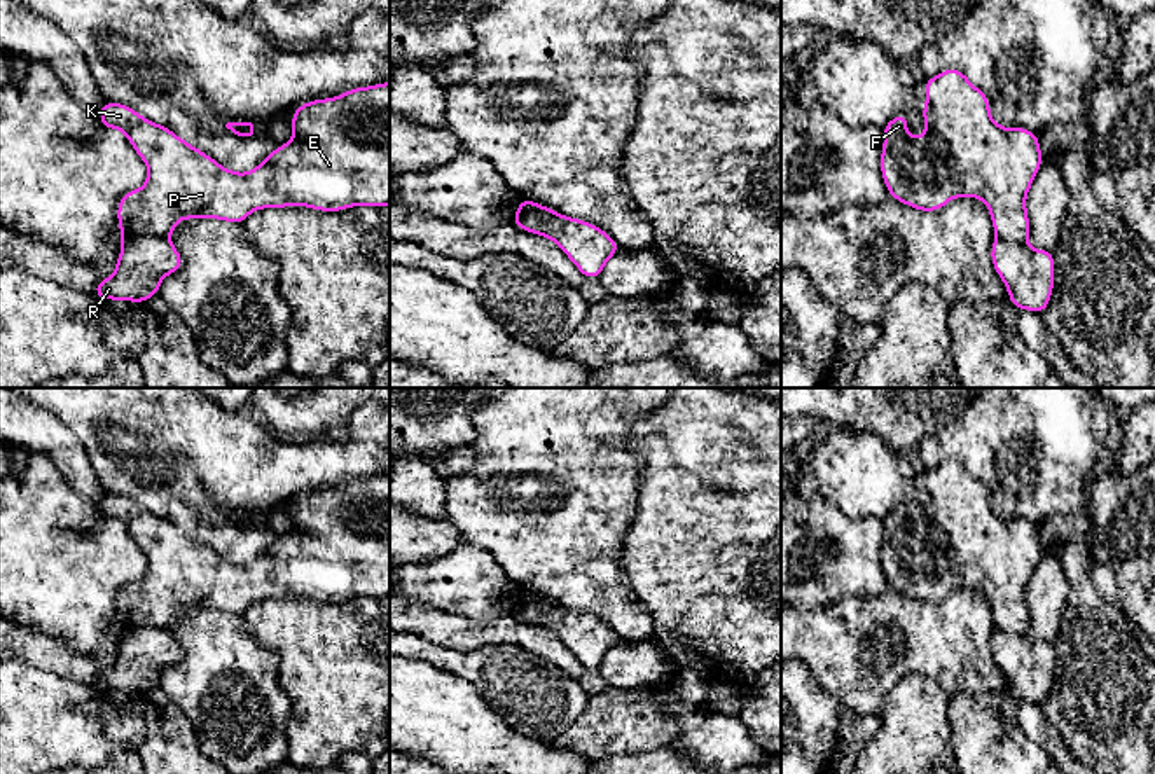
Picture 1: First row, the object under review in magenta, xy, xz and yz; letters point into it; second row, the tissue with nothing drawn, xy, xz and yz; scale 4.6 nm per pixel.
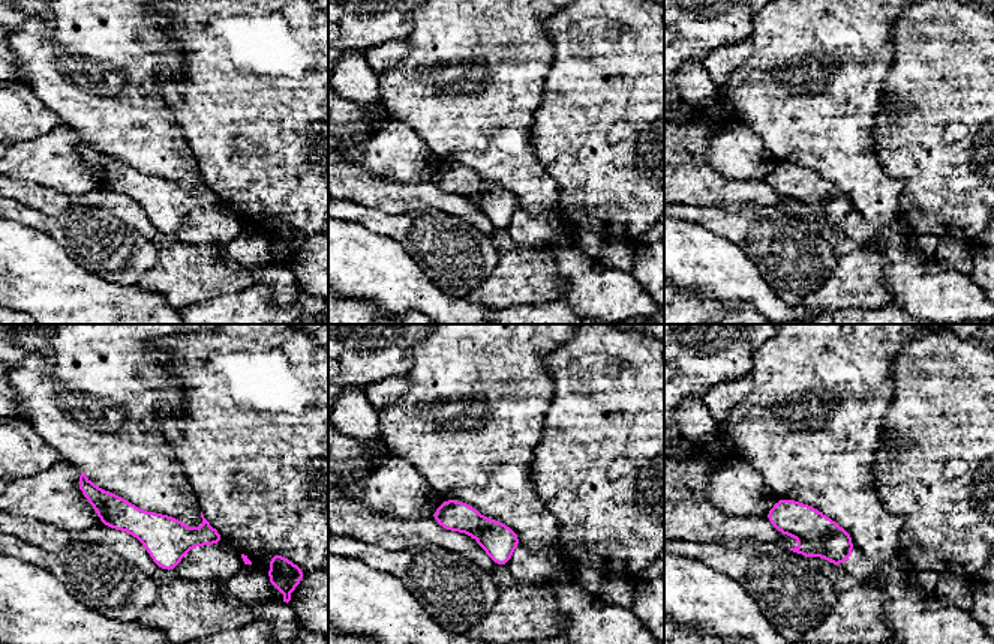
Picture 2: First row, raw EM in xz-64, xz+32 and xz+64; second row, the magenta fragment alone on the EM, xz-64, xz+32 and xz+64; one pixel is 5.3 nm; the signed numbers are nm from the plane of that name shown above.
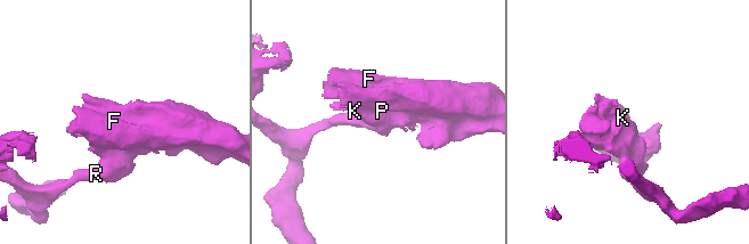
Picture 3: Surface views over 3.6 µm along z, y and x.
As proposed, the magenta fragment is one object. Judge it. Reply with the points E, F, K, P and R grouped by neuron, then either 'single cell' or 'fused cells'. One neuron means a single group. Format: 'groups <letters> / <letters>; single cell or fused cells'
groups E F K P / R; fused cells

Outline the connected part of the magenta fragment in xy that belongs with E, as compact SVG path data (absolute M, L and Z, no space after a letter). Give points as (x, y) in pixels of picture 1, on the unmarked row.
M390 473L351 479L335 489L297 498L292 507L294 529L248 564L220 557L166 517L115 493L105 493L100 500L100 517L122 522L149 559L145 577L126 584L117 596L121 627L169 629L176 613L185 610L243 615L262 599L341 603L362 596L390 598Z

